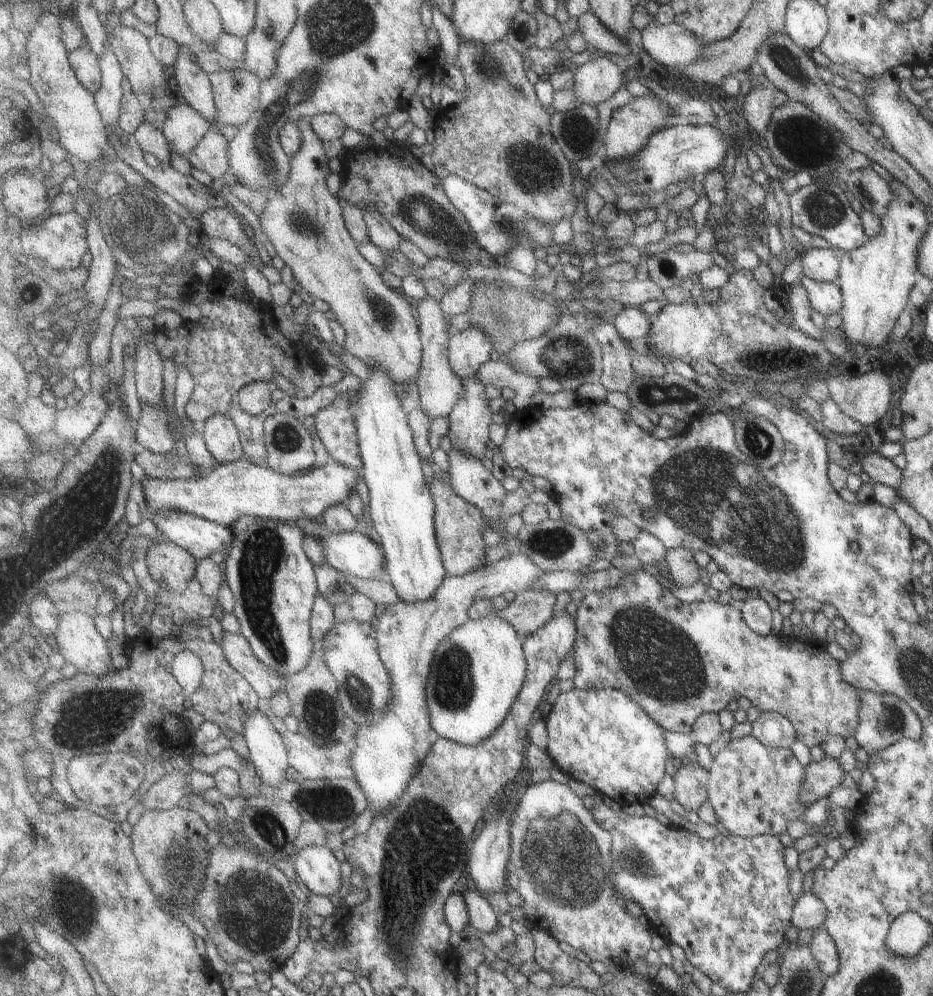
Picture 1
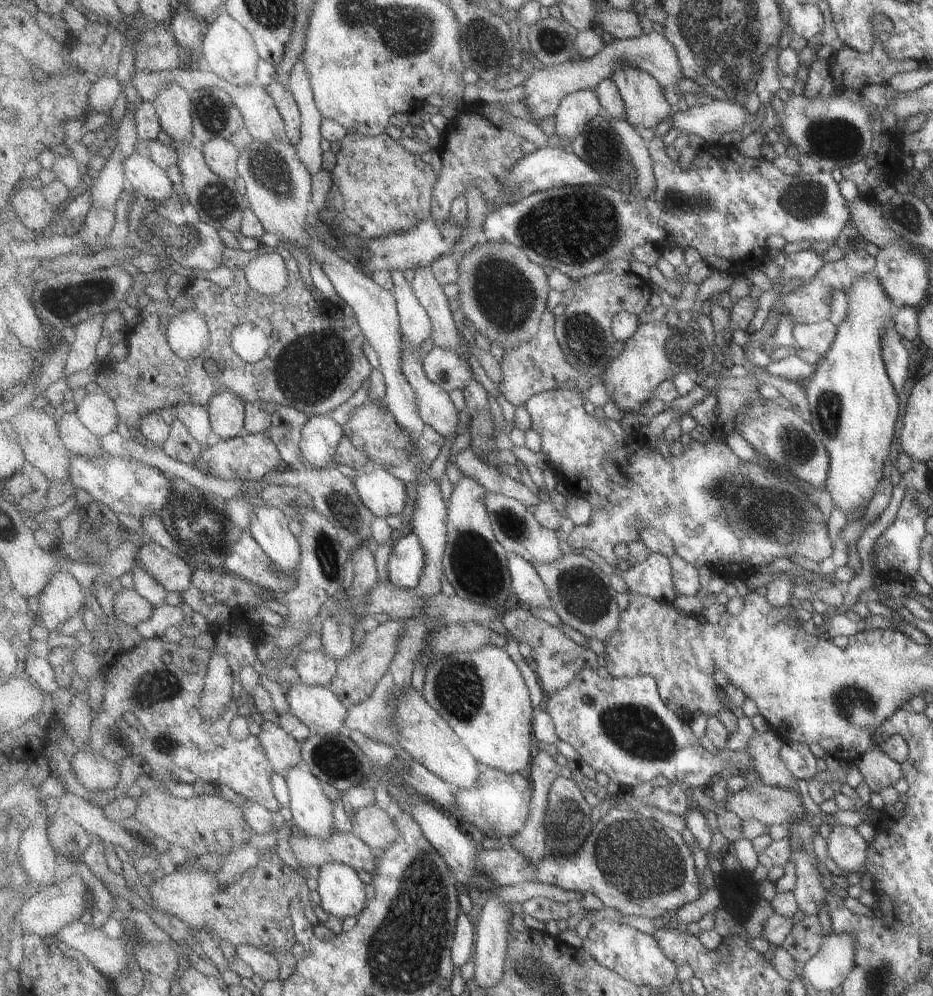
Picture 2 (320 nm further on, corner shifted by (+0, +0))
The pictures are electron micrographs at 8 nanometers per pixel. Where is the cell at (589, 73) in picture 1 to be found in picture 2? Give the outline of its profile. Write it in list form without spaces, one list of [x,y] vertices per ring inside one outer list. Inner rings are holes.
[[[595,89],[575,91],[566,96],[556,110],[555,135],[566,138],[571,144],[584,133],[588,124],[603,110]]]

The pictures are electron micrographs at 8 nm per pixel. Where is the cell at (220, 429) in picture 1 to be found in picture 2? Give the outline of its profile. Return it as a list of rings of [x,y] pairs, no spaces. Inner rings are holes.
[[[220,392],[209,399],[207,404],[210,423],[215,439],[232,439],[244,434],[246,403],[234,392]]]

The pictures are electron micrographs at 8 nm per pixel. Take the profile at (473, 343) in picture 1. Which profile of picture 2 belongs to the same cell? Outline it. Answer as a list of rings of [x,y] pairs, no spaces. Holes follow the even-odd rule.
[[[433,346],[422,361],[429,380],[442,386],[448,393],[464,389],[473,379],[467,359],[454,350]]]

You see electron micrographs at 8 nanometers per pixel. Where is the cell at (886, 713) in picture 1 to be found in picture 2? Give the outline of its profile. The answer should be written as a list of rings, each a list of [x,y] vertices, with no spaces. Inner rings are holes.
[[[878,744],[863,753],[855,766],[862,773],[865,783],[869,789],[878,793],[881,788],[887,788],[901,777],[900,763],[893,762],[886,754],[878,749]]]

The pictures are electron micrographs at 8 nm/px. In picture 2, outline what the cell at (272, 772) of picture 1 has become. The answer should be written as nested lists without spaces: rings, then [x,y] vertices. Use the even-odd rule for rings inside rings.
[[[306,766],[293,767],[285,776],[290,788],[289,809],[292,812],[291,823],[307,836],[328,839],[340,833],[333,822],[333,801],[325,794],[320,781]]]

